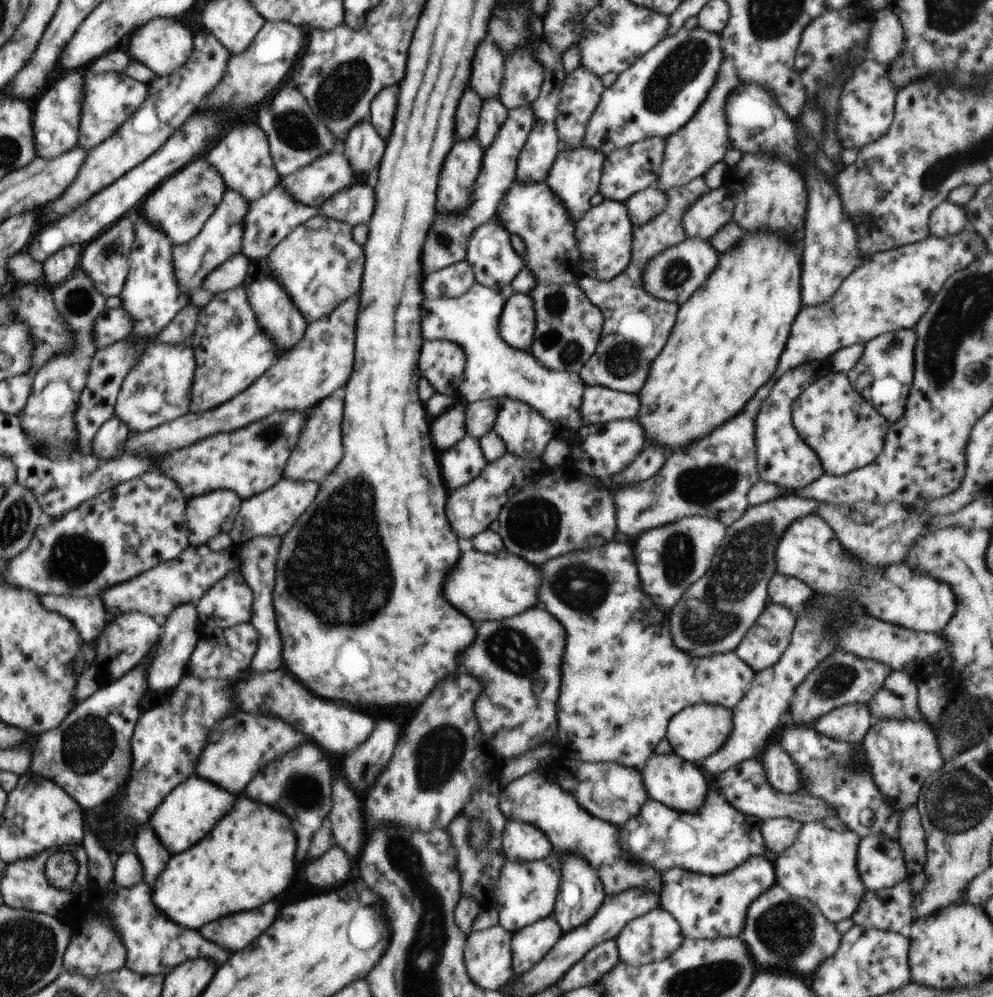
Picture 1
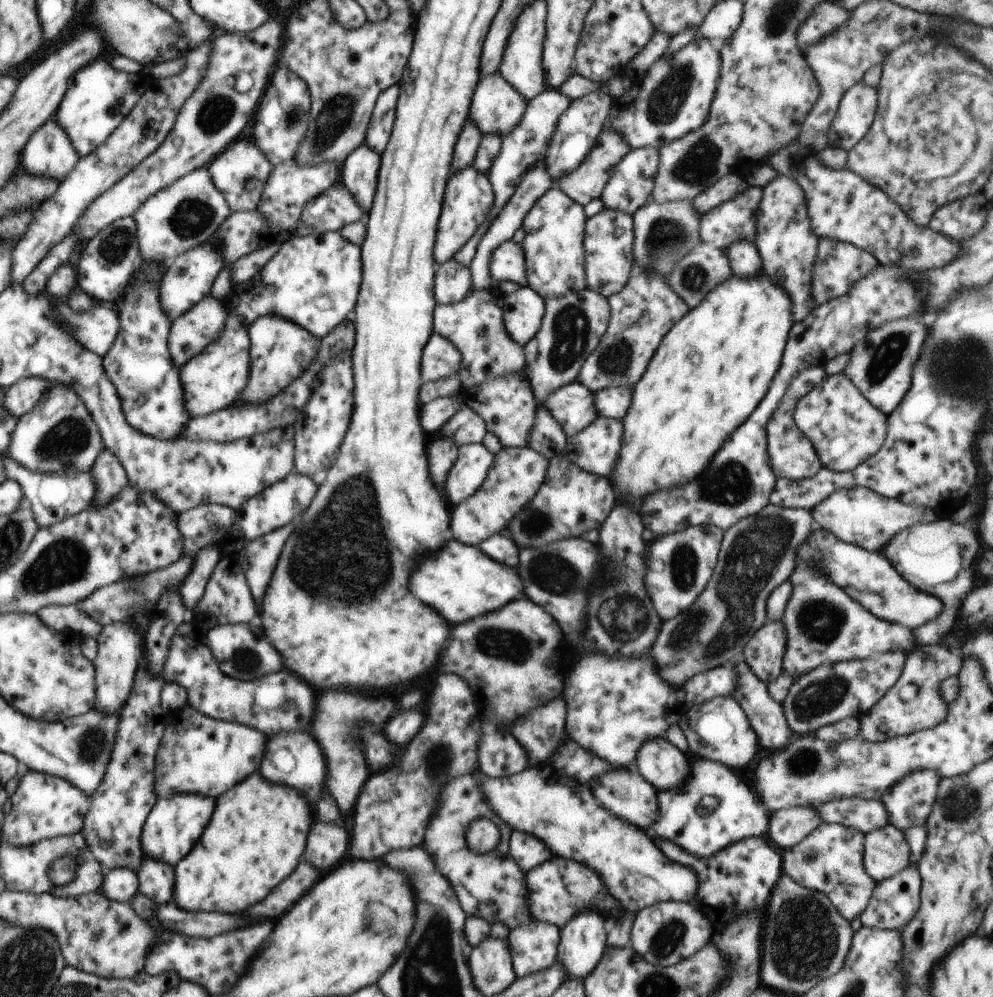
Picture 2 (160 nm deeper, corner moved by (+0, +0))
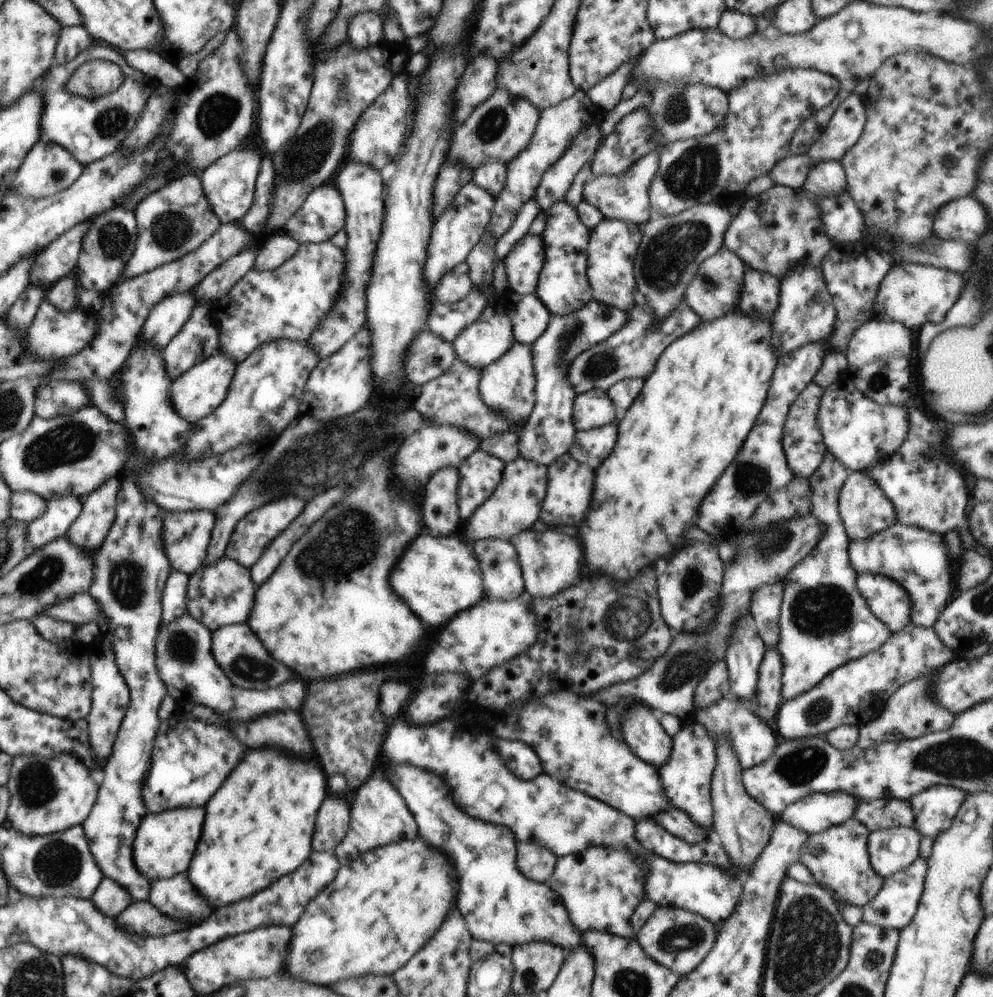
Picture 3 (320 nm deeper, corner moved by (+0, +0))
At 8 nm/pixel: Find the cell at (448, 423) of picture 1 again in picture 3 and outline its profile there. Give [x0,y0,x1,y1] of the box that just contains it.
[422,467,462,536]

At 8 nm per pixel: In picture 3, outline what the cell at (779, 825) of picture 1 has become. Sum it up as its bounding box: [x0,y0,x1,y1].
[780,791,862,835]

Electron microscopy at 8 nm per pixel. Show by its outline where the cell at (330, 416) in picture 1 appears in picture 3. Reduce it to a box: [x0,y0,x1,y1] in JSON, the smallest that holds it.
[302,326,374,420]

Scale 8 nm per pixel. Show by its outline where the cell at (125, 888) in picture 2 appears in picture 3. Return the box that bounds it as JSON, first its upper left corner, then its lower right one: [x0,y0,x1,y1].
[91,877,132,918]

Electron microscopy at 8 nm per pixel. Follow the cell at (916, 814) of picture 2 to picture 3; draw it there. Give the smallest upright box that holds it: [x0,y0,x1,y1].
[908,785,966,839]

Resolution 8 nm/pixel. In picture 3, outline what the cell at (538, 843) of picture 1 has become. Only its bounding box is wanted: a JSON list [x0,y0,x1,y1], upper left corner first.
[518,844,556,882]

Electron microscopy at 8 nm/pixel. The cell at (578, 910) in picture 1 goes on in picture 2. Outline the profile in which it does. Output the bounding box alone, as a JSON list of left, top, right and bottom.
[557,912,606,980]

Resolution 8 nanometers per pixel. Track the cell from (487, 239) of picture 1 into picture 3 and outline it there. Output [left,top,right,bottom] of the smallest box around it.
[505,233,544,296]

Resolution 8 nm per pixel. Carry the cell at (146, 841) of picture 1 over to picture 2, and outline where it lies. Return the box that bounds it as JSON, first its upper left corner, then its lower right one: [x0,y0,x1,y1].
[137,858,176,904]

